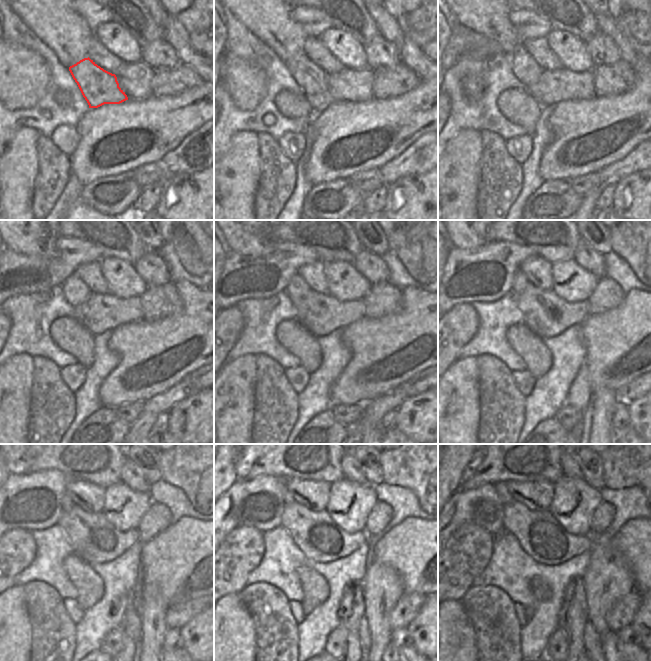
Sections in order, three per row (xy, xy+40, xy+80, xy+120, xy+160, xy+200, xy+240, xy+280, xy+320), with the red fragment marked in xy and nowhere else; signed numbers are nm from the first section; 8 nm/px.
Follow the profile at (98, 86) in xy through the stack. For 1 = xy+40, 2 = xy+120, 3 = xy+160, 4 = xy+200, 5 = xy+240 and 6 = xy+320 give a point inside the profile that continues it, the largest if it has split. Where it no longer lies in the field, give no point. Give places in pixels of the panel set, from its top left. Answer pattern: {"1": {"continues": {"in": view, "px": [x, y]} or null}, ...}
{"1": {"continues": {"in": "xy+40", "px": [313, 80]}}, "2": {"continues": {"in": "xy+120", "px": [76, 292]}}, "3": {"continues": {"in": "xy+160", "px": [297, 288]}}, "4": {"continues": {"in": "xy+200", "px": [520, 282]}}, "5": {"continues": {"in": "xy+240", "px": [67, 503]}}, "6": {"continues": {"in": "xy+320", "px": [501, 487]}}}

